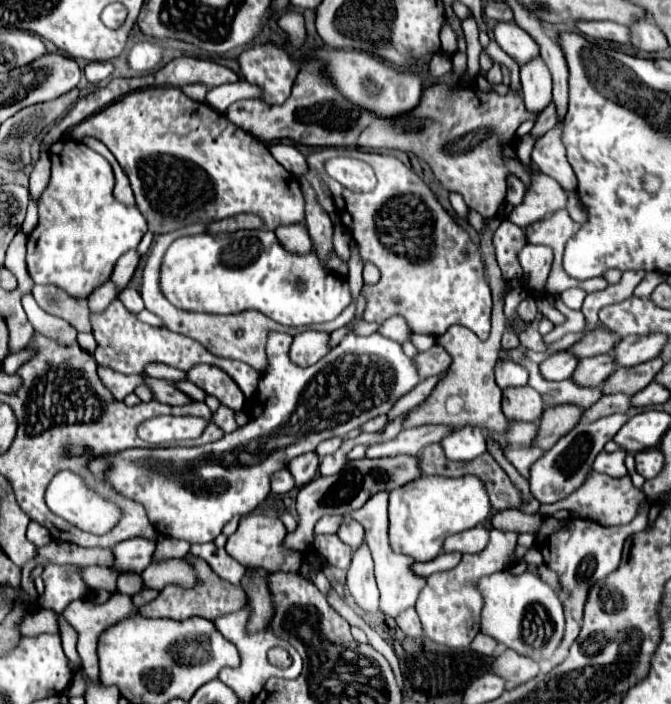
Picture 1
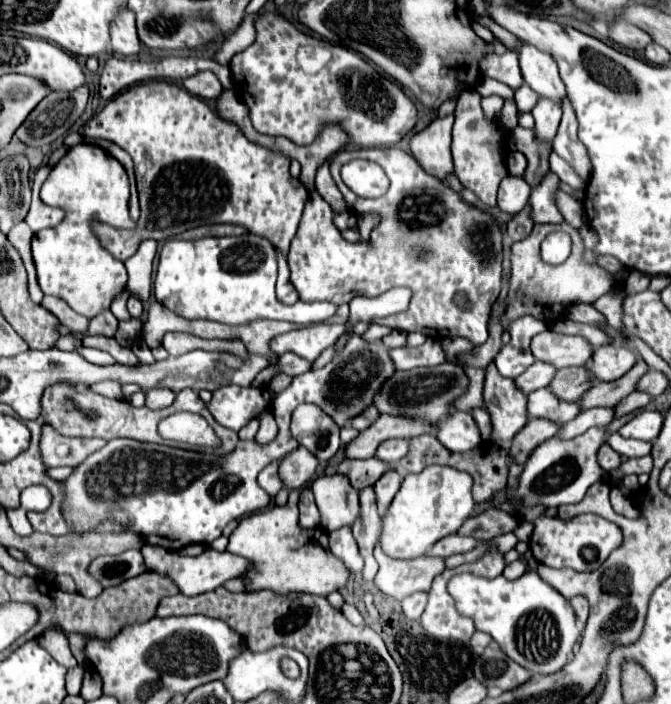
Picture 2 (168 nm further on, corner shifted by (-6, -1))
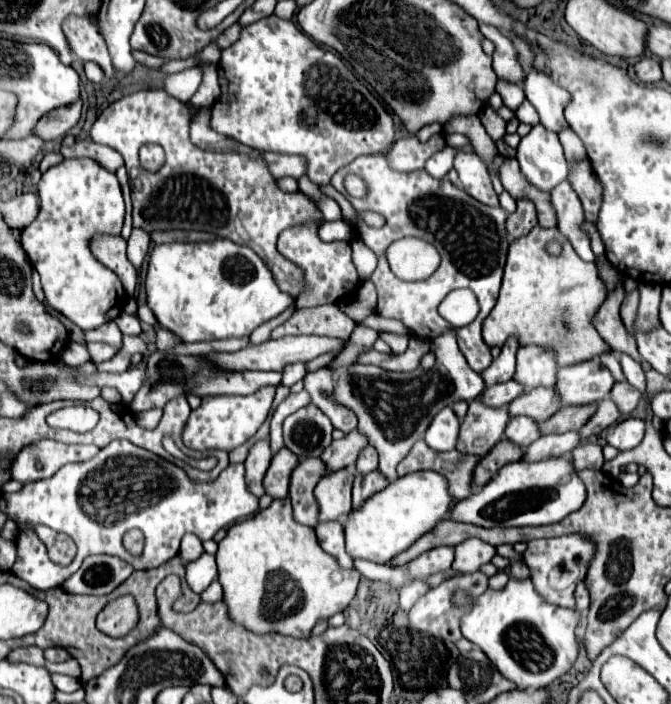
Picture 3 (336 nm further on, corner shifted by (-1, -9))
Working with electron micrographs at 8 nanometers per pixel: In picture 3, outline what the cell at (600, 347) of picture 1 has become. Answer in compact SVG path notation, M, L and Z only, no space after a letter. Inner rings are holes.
M523 346L517 350L517 370L513 380L519 382L525 390L539 386L553 386L557 374L555 356L549 350L539 346Z

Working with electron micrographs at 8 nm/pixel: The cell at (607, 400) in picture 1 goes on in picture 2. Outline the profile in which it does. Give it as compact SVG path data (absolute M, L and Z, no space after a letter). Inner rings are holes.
M590 408L580 412L572 422L566 422L560 430L560 438L574 438L584 434L592 426L608 426L614 420L614 408Z

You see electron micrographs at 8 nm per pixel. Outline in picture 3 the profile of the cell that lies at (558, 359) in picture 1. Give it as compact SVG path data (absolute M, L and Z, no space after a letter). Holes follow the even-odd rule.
M503 382L503 384L495 384L495 386L487 386L481 394L481 402L485 406L493 406L493 408L501 408L507 406L511 400L515 400L519 394L523 394L523 386L519 386L517 382Z

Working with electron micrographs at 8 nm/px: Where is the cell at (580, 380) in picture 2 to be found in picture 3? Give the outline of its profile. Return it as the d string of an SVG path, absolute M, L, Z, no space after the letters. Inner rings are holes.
M535 388L535 390L523 392L519 398L515 398L511 402L511 406L507 406L511 418L527 416L535 422L541 422L543 418L549 418L559 408L561 408L561 402L555 398L553 388Z

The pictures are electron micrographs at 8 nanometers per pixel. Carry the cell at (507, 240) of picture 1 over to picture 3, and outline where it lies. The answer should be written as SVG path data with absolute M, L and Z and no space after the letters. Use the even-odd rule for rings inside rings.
M517 200L515 214L507 216L507 230L513 238L527 236L529 230L537 224L537 212L535 206L529 200Z

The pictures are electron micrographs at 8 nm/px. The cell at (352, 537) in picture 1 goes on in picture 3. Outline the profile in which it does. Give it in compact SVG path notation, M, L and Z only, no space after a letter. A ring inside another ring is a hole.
M341 468L323 476L315 488L319 502L319 520L337 520L351 512L351 488L353 468Z

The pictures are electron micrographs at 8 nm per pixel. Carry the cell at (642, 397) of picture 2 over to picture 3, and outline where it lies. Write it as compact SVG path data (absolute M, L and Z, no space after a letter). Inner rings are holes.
M605 398L603 402L597 404L597 412L581 426L581 430L579 430L581 440L585 440L585 438L589 438L589 436L593 436L593 434L599 434L601 430L609 428L613 422L619 420L619 416L621 416L621 414L619 414L617 406L615 406L609 398Z

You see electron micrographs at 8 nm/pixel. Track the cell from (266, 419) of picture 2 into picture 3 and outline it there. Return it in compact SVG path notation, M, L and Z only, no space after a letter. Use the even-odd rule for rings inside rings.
M261 440L261 442L255 442L255 446L249 450L249 456L245 460L245 482L247 482L247 488L259 498L265 494L263 490L263 476L269 468L269 462L271 462L271 450L269 450L269 442L267 440Z

